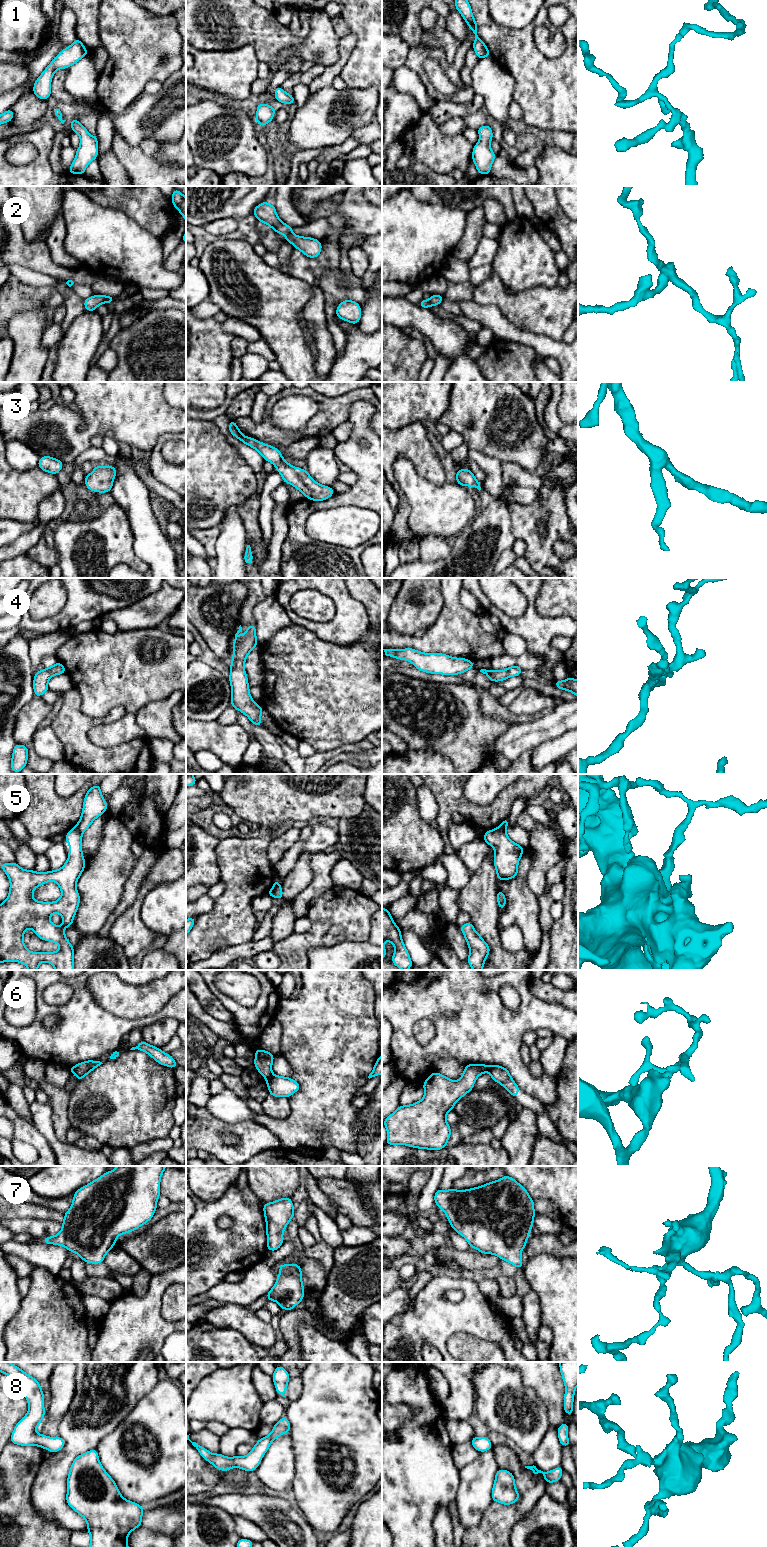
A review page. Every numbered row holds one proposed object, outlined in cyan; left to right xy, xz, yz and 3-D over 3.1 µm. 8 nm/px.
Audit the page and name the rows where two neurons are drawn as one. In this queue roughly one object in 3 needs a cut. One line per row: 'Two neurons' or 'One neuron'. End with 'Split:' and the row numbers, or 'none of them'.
1: One neuron
2: One neuron
3: One neuron
4: One neuron
5: Two neurons
6: Two neurons
7: One neuron
8: One neuron
Split: 5, 6

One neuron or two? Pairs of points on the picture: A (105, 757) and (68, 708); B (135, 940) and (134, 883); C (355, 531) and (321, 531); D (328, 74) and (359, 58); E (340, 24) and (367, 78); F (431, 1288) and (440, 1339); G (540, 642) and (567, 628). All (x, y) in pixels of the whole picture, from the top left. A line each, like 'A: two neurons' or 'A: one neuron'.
A: one neuron
B: two neurons
C: one neuron
D: two neurons
E: two neurons
F: one neuron
G: one neuron

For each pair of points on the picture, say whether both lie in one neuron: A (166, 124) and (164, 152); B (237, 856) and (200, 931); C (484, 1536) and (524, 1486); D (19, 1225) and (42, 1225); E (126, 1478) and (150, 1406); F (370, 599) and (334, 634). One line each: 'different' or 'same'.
A: different
B: same
C: same
D: same
E: same
F: different

